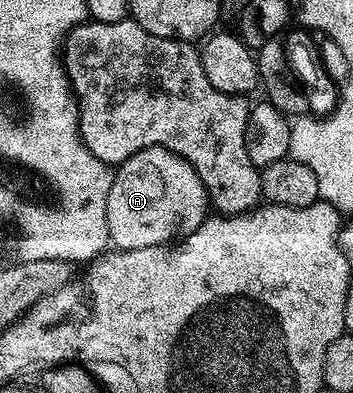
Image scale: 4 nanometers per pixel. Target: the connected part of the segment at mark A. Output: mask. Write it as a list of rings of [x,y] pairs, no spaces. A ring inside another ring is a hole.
[[[164,147],[141,149],[118,164],[109,189],[107,220],[110,246],[128,251],[162,247],[184,235],[192,235],[209,215],[209,200],[201,177],[179,155]]]

